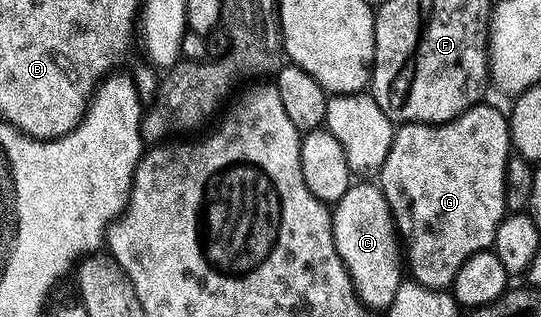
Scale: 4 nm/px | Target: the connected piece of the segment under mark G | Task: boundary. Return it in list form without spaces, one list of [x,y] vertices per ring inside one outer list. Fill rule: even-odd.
[[[488,102],[476,104],[470,110],[466,110],[460,116],[455,116],[452,120],[447,120],[444,124],[401,124],[395,129],[390,154],[386,154],[386,162],[382,162],[382,170],[378,173],[378,183],[392,211],[392,221],[396,224],[398,239],[402,245],[403,255],[406,257],[406,268],[407,271],[408,268],[412,271],[409,272],[411,279],[422,286],[445,290],[451,289],[462,262],[466,262],[466,258],[476,252],[483,252],[493,247],[495,232],[506,215],[504,182],[508,159],[512,151],[511,135],[508,132],[508,117],[504,112],[500,113],[498,109],[491,108]]]

